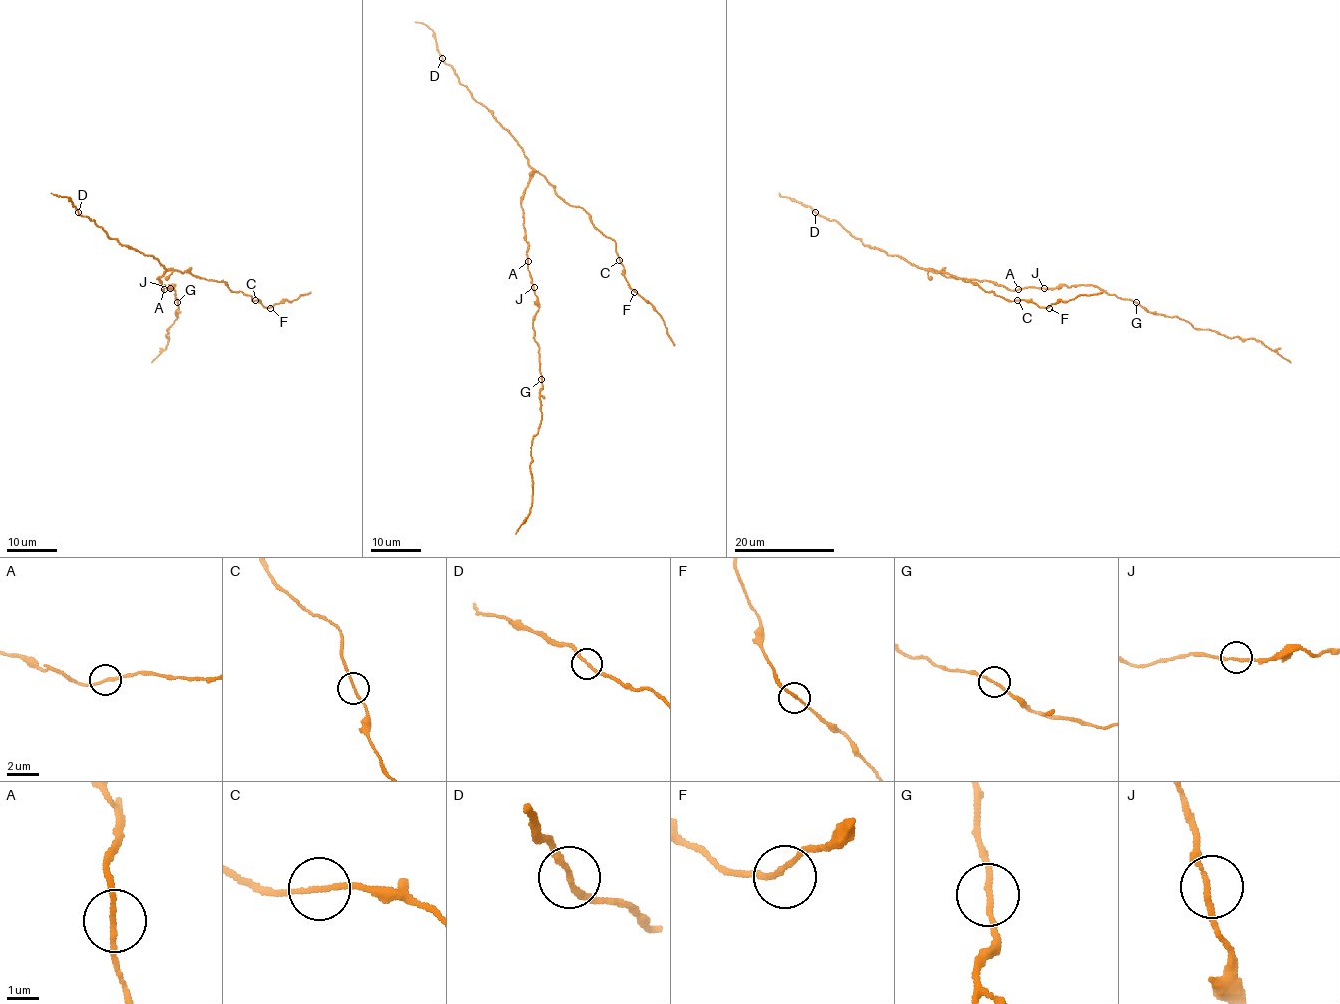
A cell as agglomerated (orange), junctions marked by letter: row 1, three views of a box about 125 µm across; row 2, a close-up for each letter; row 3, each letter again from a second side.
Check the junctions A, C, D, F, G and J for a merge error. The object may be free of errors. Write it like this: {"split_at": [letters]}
{"split_at": []}

